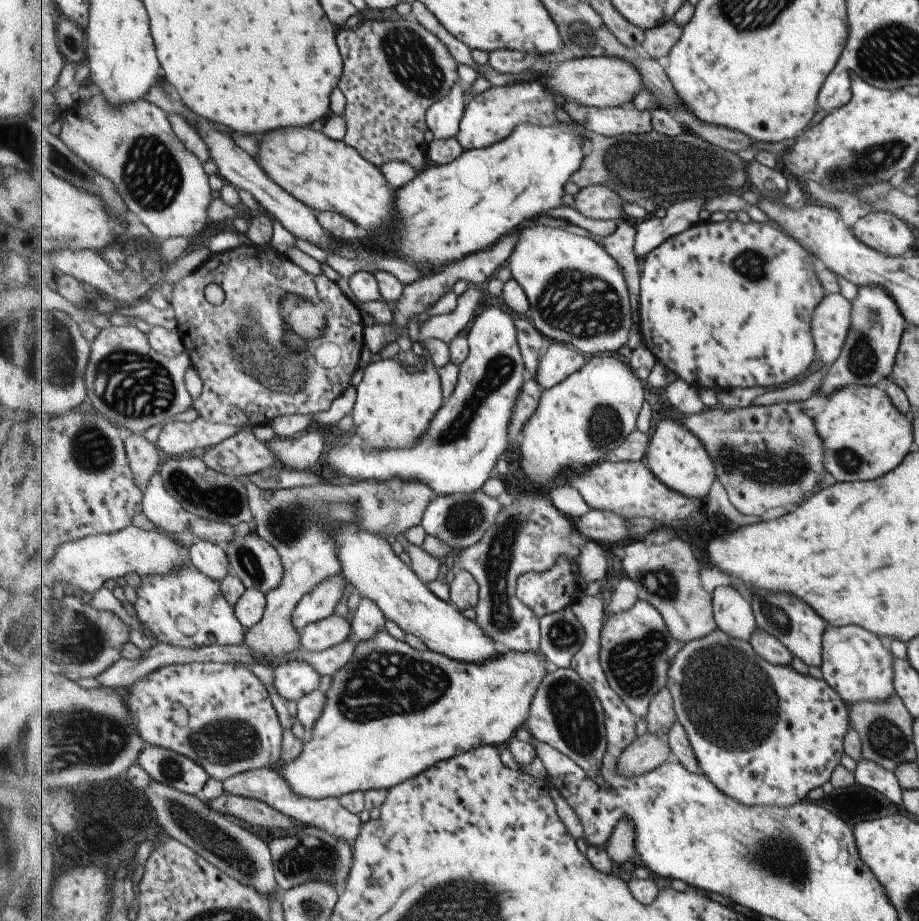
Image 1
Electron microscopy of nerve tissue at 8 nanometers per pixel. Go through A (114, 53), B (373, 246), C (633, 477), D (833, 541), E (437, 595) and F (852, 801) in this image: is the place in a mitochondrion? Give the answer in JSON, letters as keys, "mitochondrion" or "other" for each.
{"A":"other","B":"other","C":"other","D":"other","E":"other","F":"other"}

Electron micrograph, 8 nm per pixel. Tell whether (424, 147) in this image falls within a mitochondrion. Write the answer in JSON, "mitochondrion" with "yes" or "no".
{"mitochondrion":"no"}

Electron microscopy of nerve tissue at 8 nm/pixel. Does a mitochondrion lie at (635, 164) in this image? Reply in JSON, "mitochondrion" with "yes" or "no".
{"mitochondrion":"yes"}

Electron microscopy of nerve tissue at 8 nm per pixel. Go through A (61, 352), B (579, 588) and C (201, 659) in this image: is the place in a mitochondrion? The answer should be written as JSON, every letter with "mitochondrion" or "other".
{"A":"mitochondrion","B":"other","C":"other"}

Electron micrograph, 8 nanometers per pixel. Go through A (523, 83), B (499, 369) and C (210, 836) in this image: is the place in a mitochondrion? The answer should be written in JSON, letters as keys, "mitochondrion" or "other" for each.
{"A":"other","B":"mitochondrion","C":"mitochondrion"}

